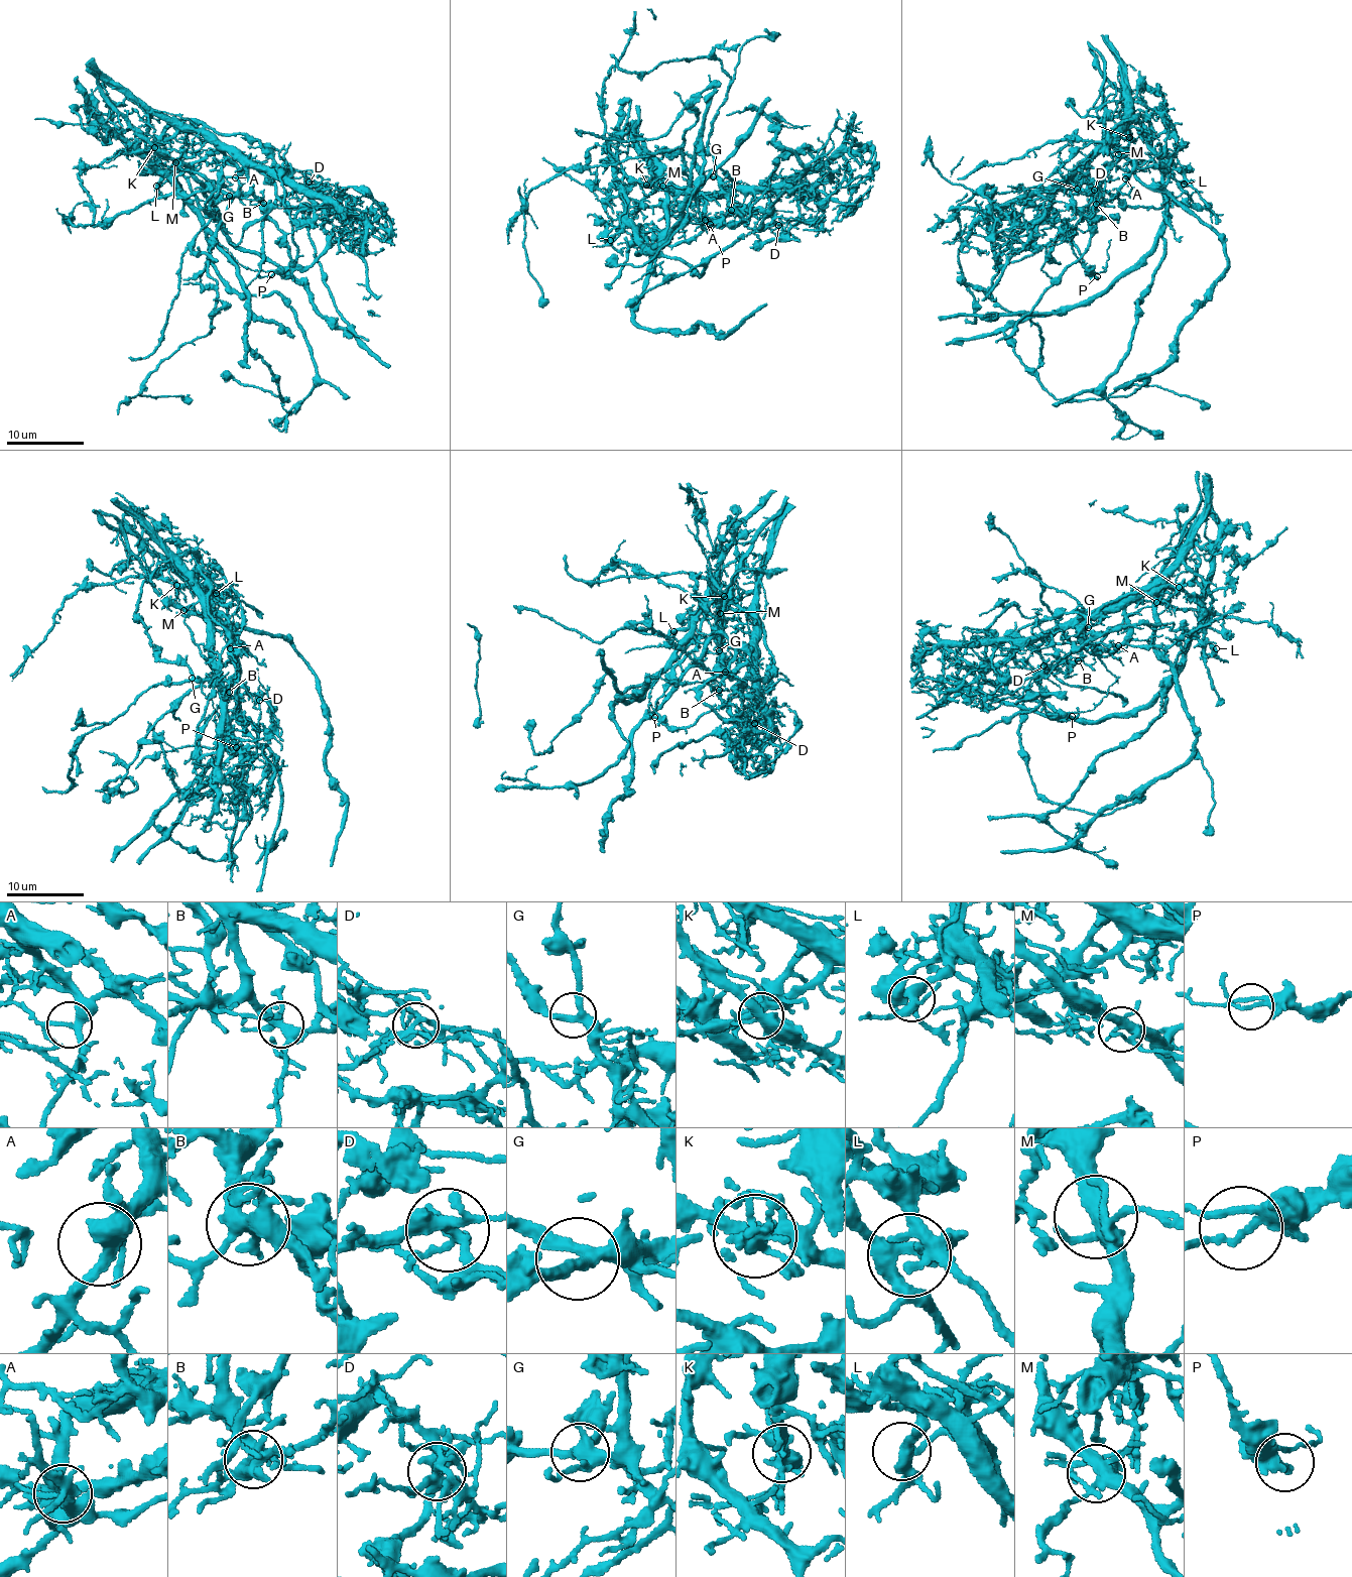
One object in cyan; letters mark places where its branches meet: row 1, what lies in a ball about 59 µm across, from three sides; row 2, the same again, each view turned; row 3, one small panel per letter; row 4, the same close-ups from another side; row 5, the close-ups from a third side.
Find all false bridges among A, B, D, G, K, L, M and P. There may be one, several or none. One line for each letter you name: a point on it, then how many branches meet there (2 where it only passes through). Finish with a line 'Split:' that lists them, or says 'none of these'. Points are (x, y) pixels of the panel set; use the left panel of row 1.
Split: none of these

